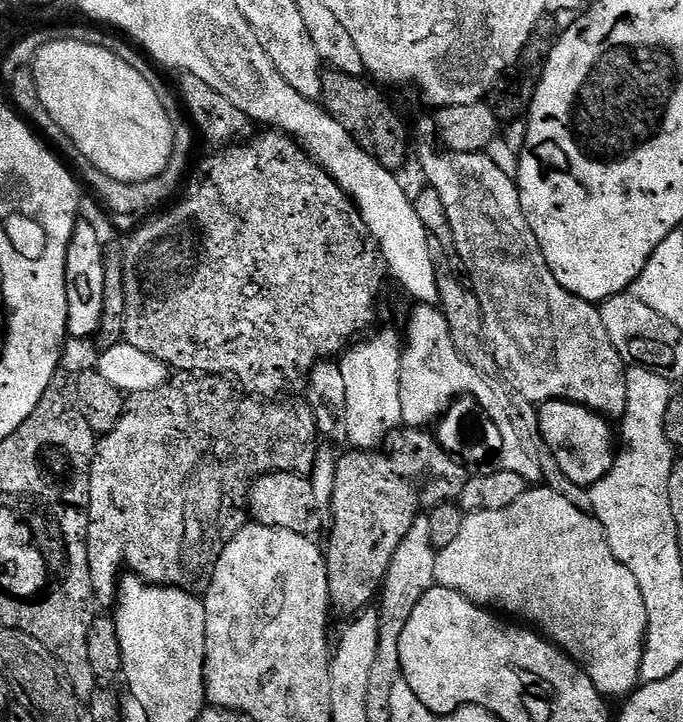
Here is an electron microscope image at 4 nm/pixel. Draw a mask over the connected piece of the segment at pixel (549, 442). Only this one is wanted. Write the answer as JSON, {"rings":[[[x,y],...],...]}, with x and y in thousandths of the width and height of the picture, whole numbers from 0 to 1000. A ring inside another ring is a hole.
{"rings":[[[807,554],[789,561],[788,569],[794,607],[799,612],[799,618],[805,618],[811,634],[817,634],[817,645],[823,645],[829,662],[835,662],[835,668],[846,668],[857,673],[874,670],[893,651],[896,639],[905,630],[903,616],[902,620],[896,616],[898,589],[886,578],[877,576],[874,571],[865,571],[851,560],[836,560],[832,554]]]}

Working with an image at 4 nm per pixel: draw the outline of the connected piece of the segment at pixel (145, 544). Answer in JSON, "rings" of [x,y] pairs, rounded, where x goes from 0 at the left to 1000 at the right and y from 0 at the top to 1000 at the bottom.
{"rings":[[[269,518],[262,524],[247,525],[246,530],[231,535],[225,540],[192,544],[182,561],[179,579],[173,579],[173,590],[167,590],[167,596],[161,596],[157,601],[145,605],[141,625],[135,629],[132,668],[138,668],[138,670],[182,670],[182,684],[202,684],[202,695],[211,695],[214,706],[220,706],[220,712],[217,715],[211,712],[208,717],[211,720],[223,717],[223,729],[220,731],[190,729],[184,742],[182,742],[182,726],[179,726],[179,737],[167,734],[155,745],[141,745],[138,742],[138,751],[143,748],[143,751],[152,751],[146,756],[155,756],[155,759],[146,759],[146,762],[129,762],[132,801],[138,812],[138,831],[145,841],[146,837],[152,841],[148,843],[158,845],[168,838],[173,805],[183,788],[189,794],[204,798],[206,803],[215,803],[218,809],[239,809],[249,814],[265,814],[274,820],[286,820],[288,823],[303,821],[319,773],[325,773],[325,762],[331,762],[331,756],[343,745],[343,740],[348,740],[348,734],[354,734],[359,729],[363,706],[363,681],[369,677],[369,666],[397,654],[432,654],[435,659],[451,659],[455,655],[466,625],[466,614],[463,615],[466,600],[460,584],[460,573],[451,565],[449,558],[404,560],[410,557],[382,557],[356,542],[347,540],[344,543],[334,532],[338,530],[325,521]]]}

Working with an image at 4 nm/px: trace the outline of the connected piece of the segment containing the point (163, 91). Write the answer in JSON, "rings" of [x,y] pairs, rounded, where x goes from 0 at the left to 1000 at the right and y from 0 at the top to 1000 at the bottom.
{"rings":[[[174,54],[176,55],[157,57],[155,65],[160,66],[160,69],[163,69],[167,75],[173,75],[179,80],[179,86],[184,86],[190,91],[196,91],[196,97],[202,97],[202,102],[208,102],[208,108],[214,108],[221,116],[228,118],[228,127],[237,136],[237,147],[243,147],[243,152],[246,154],[246,162],[252,170],[252,190],[255,191],[255,202],[252,204],[252,217],[243,230],[243,235],[234,244],[228,244],[224,247],[224,249],[215,249],[214,252],[202,252],[201,255],[173,252],[167,247],[161,247],[155,241],[149,241],[149,235],[143,235],[141,231],[138,231],[135,226],[126,220],[126,217],[119,213],[117,209],[114,209],[113,205],[107,205],[105,199],[100,194],[100,188],[92,183],[91,179],[86,177],[86,180],[76,180],[76,166],[67,166],[67,175],[72,175],[72,177],[63,183],[63,187],[69,190],[73,186],[79,186],[79,193],[75,195],[75,198],[81,201],[83,206],[86,206],[86,209],[91,212],[92,220],[98,223],[98,226],[104,229],[107,234],[110,234],[110,237],[114,240],[116,248],[122,251],[124,256],[129,253],[130,258],[135,259],[149,276],[152,276],[154,285],[158,287],[167,298],[212,298],[211,301],[215,301],[218,296],[239,289],[242,284],[245,284],[247,278],[250,278],[253,273],[256,273],[259,267],[265,265],[266,256],[271,253],[272,245],[278,238],[278,227],[275,233],[275,220],[278,220],[281,216],[281,188],[284,190],[284,183],[278,176],[277,168],[272,165],[272,157],[261,137],[259,129],[253,126],[253,123],[250,127],[243,118],[237,116],[233,102],[227,100],[230,96],[225,93],[224,84],[218,82],[215,76],[206,75],[204,71],[201,71],[201,68],[195,65],[195,62],[189,60],[186,54]]]}

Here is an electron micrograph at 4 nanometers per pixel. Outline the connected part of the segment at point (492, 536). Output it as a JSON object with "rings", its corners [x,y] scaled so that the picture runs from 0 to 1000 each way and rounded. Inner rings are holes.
{"rings":[[[779,673],[758,695],[736,706],[684,711],[668,749],[640,763],[635,795],[643,813],[665,817],[704,842],[754,856],[795,878],[849,921],[880,964],[914,967],[939,946],[943,885],[949,882],[949,841],[940,834],[934,801],[917,789],[909,776],[899,773],[884,730],[871,713],[846,706],[840,695],[823,690],[810,676]]]}

